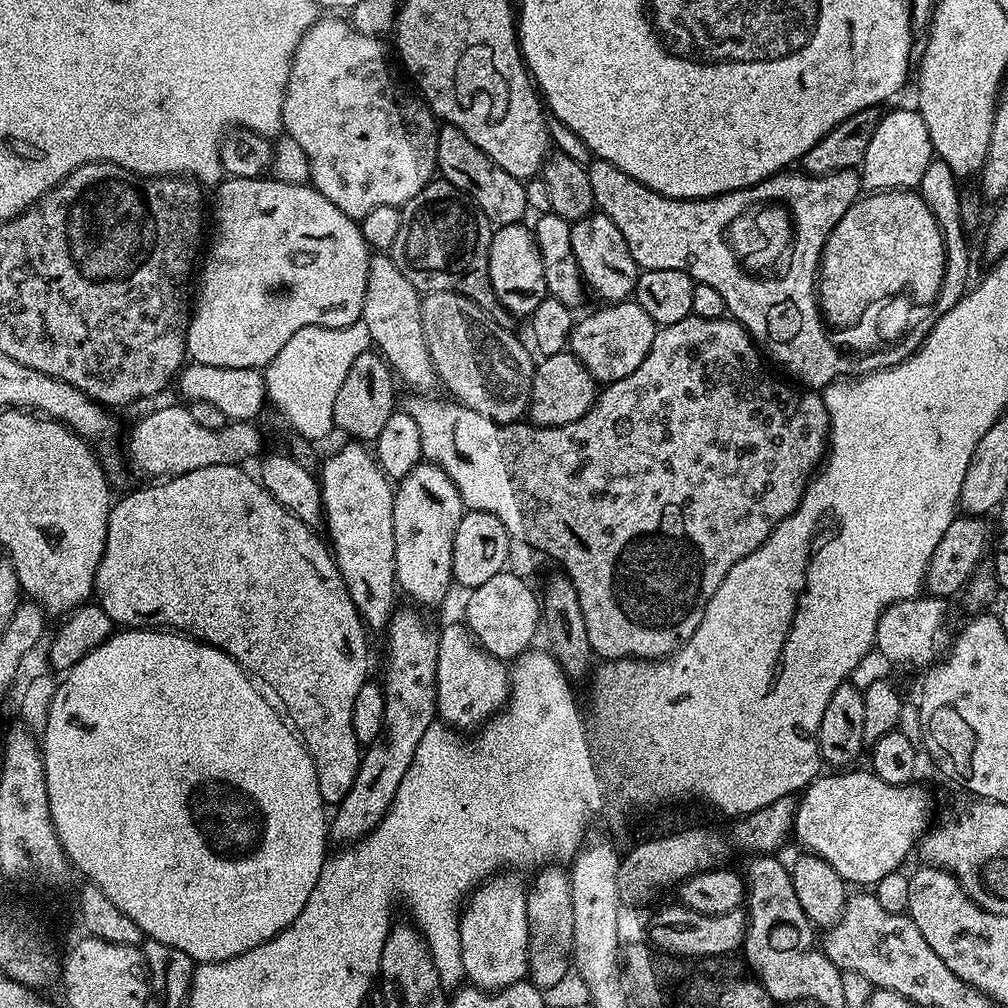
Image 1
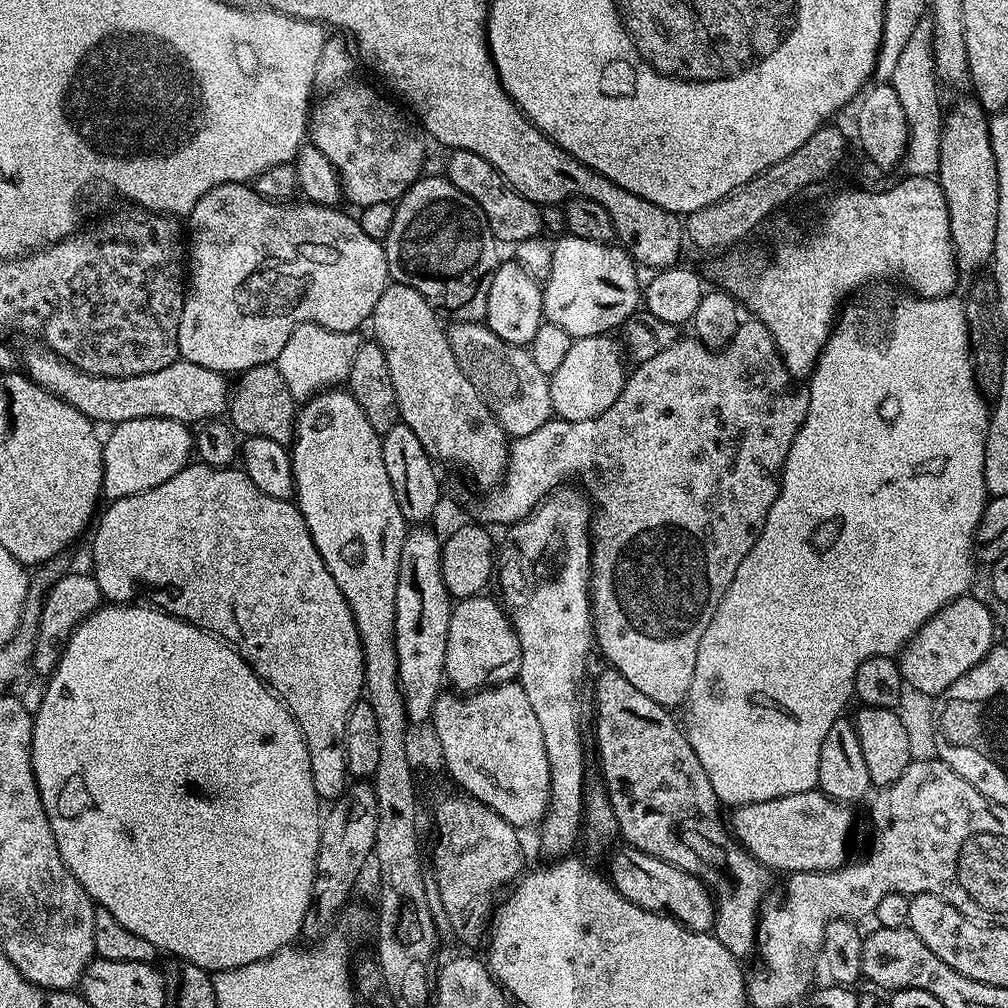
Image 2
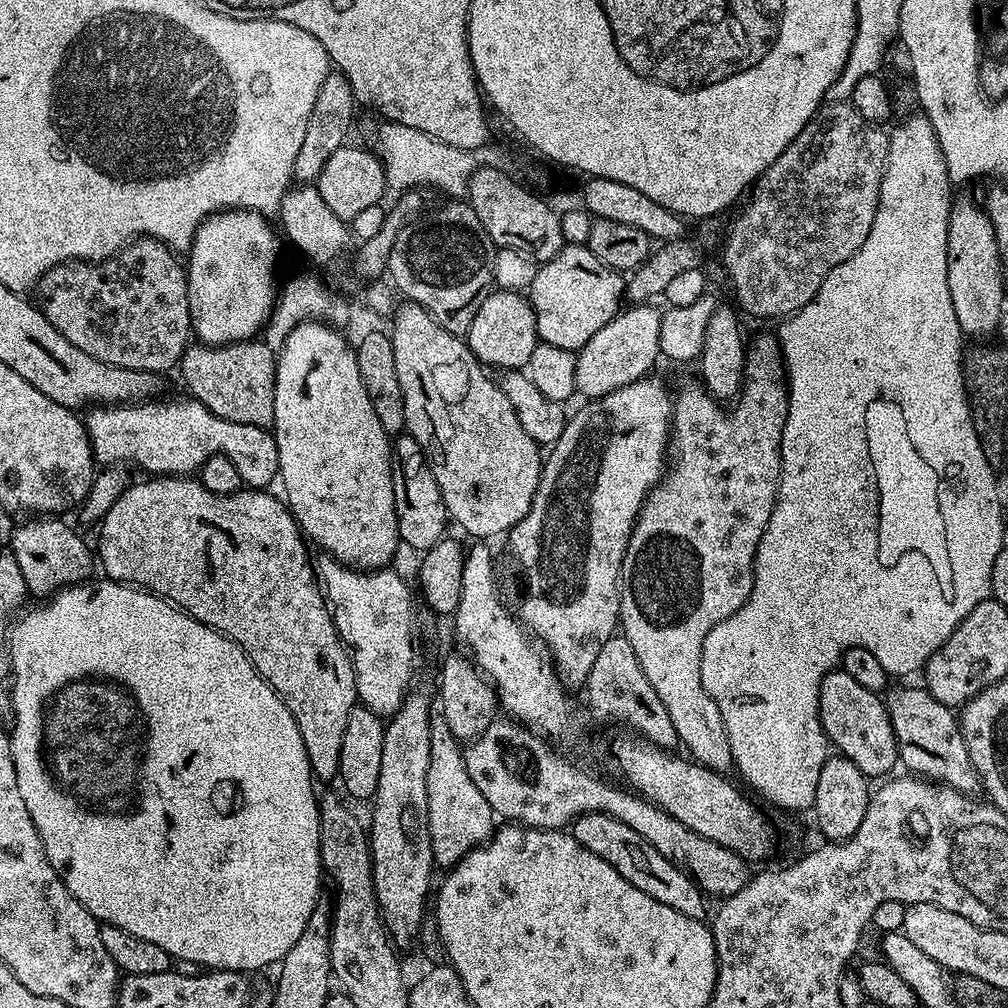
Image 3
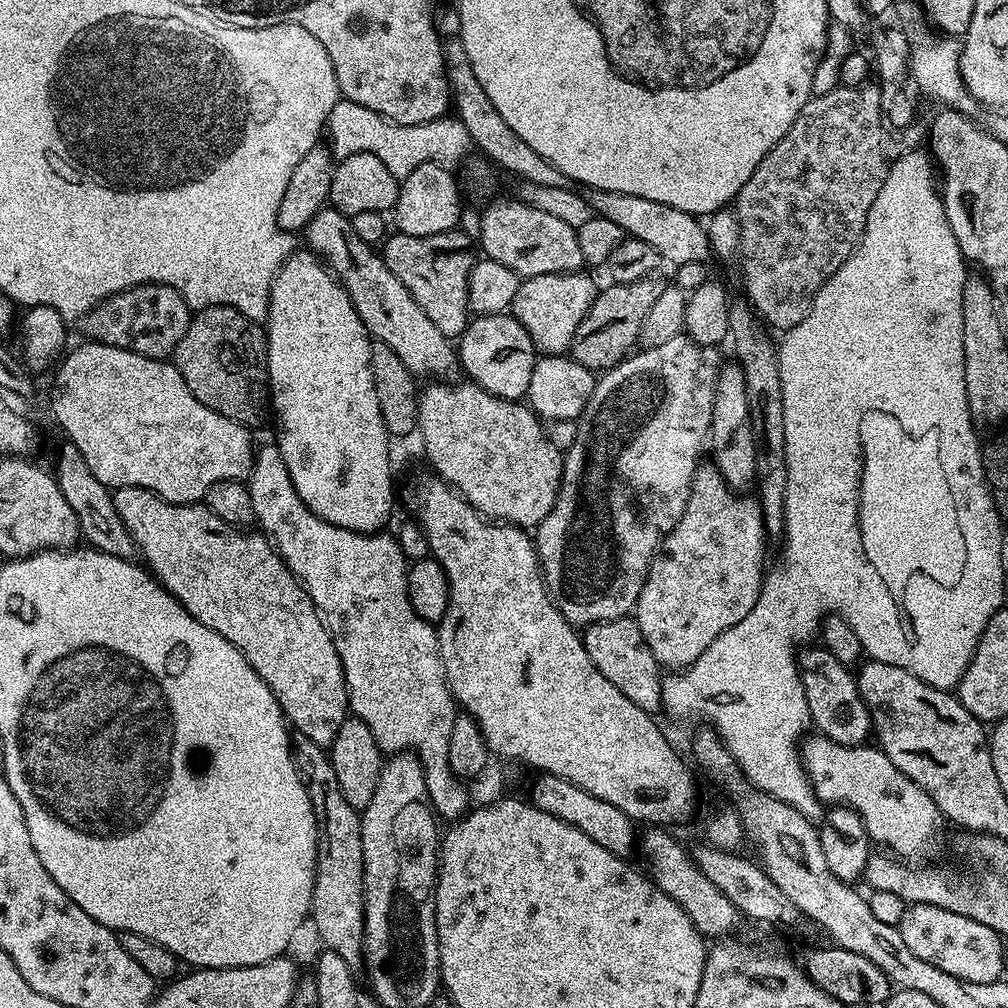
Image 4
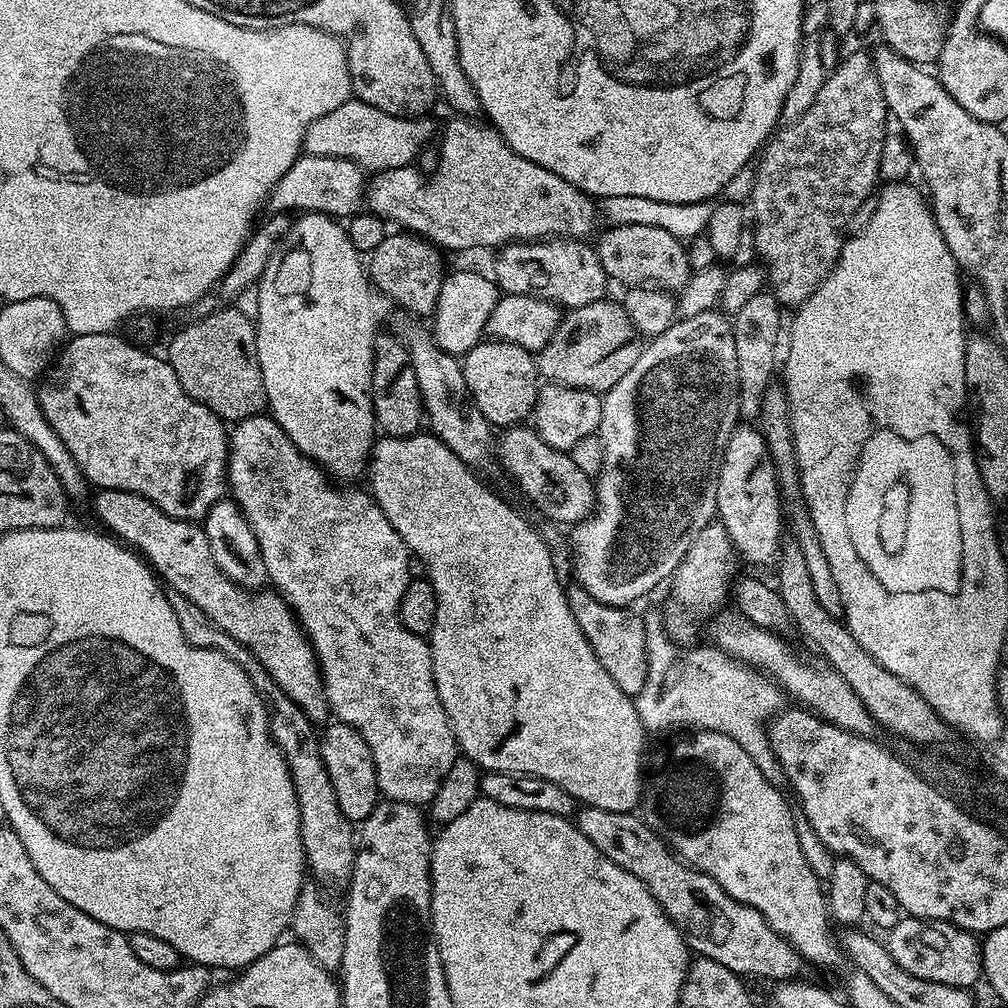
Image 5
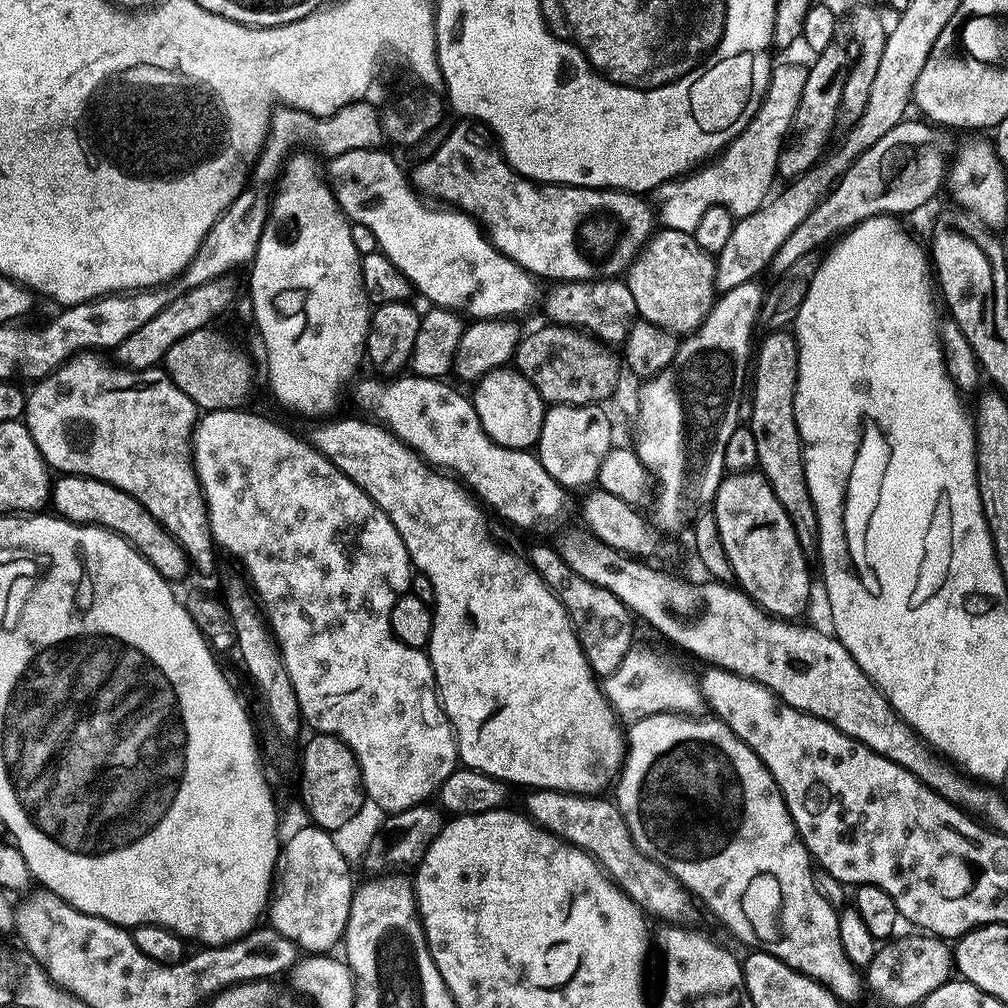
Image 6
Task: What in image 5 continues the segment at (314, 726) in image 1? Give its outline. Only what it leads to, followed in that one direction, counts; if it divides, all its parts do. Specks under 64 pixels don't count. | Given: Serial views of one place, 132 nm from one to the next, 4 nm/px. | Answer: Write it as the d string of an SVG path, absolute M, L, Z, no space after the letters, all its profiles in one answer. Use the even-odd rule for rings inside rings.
M102 488L95 494L97 496L92 500L92 508L113 537L131 545L167 587L178 590L178 594L186 594L190 602L206 610L214 626L226 630L230 638L238 638L238 642L242 642L242 646L246 646L246 650L250 650L254 658L262 662L270 678L282 686L282 691L292 701L298 702L300 709L313 722L329 719L330 709L320 661L316 659L307 632L279 592L249 590L230 582L230 578L218 570L214 554L210 554L204 529L199 523L170 518L158 510L154 502L137 492Z

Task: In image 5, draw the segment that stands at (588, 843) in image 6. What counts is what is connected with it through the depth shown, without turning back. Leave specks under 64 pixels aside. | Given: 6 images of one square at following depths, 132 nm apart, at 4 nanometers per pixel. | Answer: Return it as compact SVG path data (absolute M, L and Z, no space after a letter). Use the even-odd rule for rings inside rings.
M584 806L575 813L574 823L610 862L643 882L697 957L718 962L738 977L757 976L771 982L795 981L806 968L794 946L779 936L758 910L730 898L714 878L685 864L639 815Z

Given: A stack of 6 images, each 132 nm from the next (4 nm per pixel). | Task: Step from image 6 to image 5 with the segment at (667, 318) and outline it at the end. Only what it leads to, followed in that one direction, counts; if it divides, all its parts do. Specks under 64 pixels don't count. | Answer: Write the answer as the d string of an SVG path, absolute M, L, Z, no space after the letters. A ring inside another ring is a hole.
M612 226L607 230L594 247L609 281L617 280L623 286L655 286L676 294L692 277L687 247L674 234L658 230L658 226Z

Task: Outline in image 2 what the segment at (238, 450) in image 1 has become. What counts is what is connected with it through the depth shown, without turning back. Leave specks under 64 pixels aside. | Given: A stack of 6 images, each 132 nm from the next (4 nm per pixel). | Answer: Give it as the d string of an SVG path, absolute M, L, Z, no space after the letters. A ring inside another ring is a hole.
M128 419L115 425L103 441L101 495L107 501L121 500L153 489L187 467L192 456L191 429L176 419Z

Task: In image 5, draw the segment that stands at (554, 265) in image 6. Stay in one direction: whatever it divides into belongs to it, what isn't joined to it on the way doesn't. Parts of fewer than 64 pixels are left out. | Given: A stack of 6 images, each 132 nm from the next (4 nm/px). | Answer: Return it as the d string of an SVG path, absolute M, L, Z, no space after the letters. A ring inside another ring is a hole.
M452 118L445 128L443 125L444 153L436 164L436 172L428 177L416 166L375 173L366 184L367 211L389 225L401 224L404 227L401 229L452 252L464 252L467 248L499 250L506 244L547 242L553 238L587 241L598 221L597 201L566 182L566 178L558 178L558 174L550 174L550 170L538 166L538 162L522 158L495 128L480 122L476 118Z

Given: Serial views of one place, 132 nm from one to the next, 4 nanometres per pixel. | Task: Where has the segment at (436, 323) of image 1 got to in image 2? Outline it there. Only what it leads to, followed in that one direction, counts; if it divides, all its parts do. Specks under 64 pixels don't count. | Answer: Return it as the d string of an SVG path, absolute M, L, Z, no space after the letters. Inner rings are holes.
M457 320L447 325L450 350L462 366L462 374L474 382L474 390L488 404L494 418L509 437L515 438L534 434L546 421L553 419L550 402L549 373L538 370L534 358L527 347L519 344L507 344L494 334L484 322L462 322Z

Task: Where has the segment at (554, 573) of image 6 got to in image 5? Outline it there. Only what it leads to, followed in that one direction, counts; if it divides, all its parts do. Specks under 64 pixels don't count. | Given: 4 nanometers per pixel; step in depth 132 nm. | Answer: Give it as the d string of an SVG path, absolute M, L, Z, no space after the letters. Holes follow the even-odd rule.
M579 586L569 587L567 594L570 610L582 634L586 634L586 642L590 642L594 654L598 654L598 662L602 662L602 666L606 666L606 674L610 674L610 678L618 682L618 690L635 698L646 683L648 670L643 619L639 615L636 617L631 607L619 608L606 602L598 602L598 598L586 594L586 590Z

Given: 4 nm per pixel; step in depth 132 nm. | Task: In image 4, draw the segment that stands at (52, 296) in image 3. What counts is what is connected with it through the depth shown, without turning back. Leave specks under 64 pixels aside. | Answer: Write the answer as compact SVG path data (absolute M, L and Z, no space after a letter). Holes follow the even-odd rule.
M139 284L137 288L126 288L92 308L84 317L82 327L88 340L118 346L151 360L168 360L175 353L182 334L186 334L192 318L193 313L178 290L165 284Z

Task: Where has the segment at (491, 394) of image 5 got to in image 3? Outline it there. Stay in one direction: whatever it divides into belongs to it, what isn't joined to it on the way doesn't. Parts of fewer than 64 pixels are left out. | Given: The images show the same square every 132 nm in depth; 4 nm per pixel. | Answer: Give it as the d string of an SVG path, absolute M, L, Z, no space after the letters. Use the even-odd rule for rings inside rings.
M516 290L489 292L482 306L478 306L478 314L474 314L474 322L470 322L466 337L468 349L478 357L481 364L489 369L500 368L499 370L527 369L530 354L534 354L537 342L536 315L532 302L527 295Z

